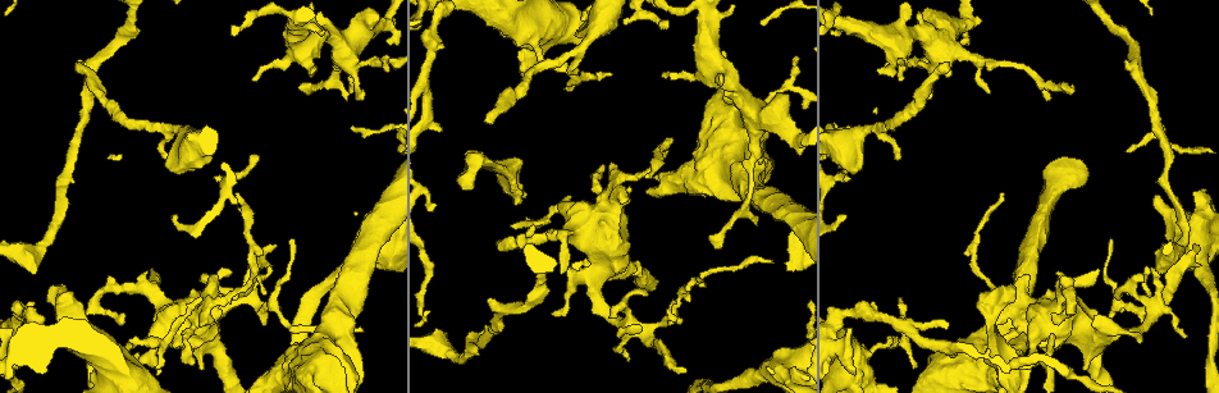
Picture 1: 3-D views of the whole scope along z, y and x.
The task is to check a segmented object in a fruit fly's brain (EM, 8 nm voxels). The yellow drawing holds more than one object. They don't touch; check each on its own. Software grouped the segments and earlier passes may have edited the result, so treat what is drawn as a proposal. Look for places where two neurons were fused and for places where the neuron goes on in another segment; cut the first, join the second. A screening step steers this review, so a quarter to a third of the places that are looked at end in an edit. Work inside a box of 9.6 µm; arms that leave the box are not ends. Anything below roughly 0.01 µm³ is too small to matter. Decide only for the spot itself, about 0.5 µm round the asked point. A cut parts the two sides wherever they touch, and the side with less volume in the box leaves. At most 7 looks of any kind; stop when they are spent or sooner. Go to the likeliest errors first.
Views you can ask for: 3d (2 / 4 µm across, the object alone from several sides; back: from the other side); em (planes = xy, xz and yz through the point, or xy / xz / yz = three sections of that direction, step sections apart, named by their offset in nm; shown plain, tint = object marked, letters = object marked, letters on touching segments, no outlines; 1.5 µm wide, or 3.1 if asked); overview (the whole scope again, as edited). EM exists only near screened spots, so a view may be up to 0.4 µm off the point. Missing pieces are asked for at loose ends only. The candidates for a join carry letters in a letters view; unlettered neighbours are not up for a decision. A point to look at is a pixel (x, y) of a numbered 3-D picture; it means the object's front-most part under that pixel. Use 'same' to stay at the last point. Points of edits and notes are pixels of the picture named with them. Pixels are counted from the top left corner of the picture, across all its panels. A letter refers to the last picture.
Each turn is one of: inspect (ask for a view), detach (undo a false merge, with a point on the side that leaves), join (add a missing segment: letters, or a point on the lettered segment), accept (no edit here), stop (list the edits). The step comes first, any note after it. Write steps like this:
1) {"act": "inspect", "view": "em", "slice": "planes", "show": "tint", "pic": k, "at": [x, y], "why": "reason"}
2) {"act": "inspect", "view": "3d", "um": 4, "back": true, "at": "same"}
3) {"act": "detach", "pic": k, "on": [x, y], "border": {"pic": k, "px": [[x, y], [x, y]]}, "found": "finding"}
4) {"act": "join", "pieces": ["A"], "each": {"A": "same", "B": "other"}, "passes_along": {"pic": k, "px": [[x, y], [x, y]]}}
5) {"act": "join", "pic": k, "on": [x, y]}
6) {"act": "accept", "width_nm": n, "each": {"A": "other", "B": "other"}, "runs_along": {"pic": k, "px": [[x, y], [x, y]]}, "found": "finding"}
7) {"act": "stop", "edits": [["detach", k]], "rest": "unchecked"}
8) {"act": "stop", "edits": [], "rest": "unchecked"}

{"act": "inspect", "view": "em", "slice": "planes", "show": "tint", "pic": 1, "at": [755, 223], "why": "thin end"}

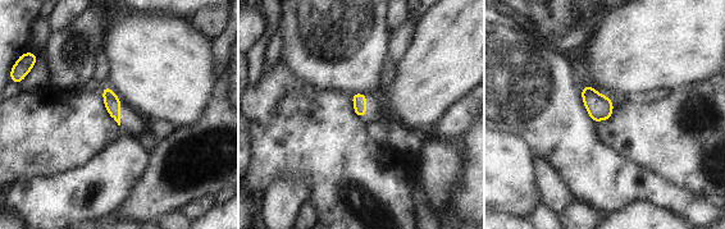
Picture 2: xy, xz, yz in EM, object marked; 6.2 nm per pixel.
{"act": "inspect", "view": "em", "slice": "planes", "show": "letters", "at": "same", "why": "see the neighbours"}

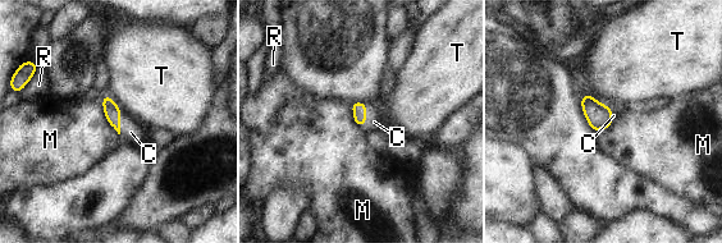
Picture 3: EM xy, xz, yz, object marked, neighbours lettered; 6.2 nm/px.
{"act": "join", "pieces": ["C"], "each": {"C": "same", "M": "other", "R": "other", "T": "other"}, "passes_along": {"pic": 3, "px": [[359, 109], [365, 117], [374, 122]]}, "found": "the neuron continues"}

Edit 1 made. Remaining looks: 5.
{"act": "inspect", "view": "em", "slice": "planes", "show": "letters", "pic": 1, "at": [603, 167]}

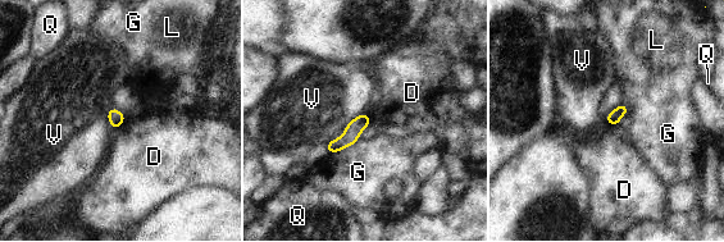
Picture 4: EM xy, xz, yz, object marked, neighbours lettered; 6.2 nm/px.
{"act": "accept", "longest_contact_nm": ["G", 220], "each": {"D": "other", "G": "other", "L": "other", "Q": "other", "V": "other"}, "found": "no lettered segment goes on from it"}

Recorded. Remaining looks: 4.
{"act": "inspect", "view": "3d", "um": 2, "back": true, "pic": 1, "at": [273, 306], "why": "three-way junction"}

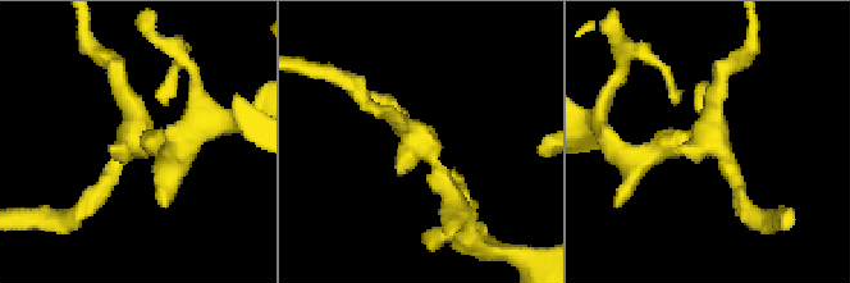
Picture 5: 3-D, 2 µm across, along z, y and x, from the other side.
{"act": "inspect", "view": "em", "slice": "yz", "step": 8, "show": "tint", "pic": 5, "at": [701, 141]}

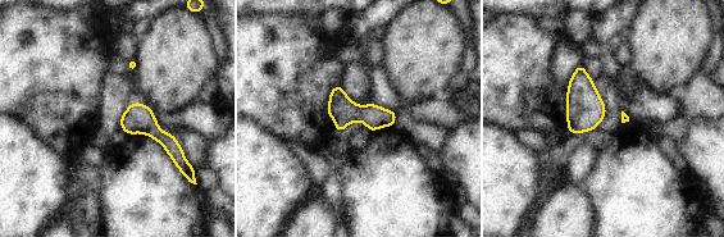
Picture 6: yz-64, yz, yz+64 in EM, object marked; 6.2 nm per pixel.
{"act": "inspect", "view": "em", "slice": "planes", "show": "letters", "at": "same"}

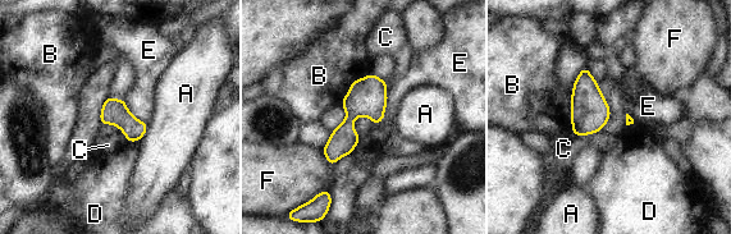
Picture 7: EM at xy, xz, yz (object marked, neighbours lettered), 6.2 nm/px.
{"act": "accept", "longest_contact_nm": ["B", 320], "each": {"A": "other", "B": "other", "C": "other", "D": "other", "E": "other", "F": "other"}, "border": {"pic": 7, "px": [[599, 131], [592, 134], [575, 136]]}, "found": "one neuron here"}

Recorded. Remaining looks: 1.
{"act": "stop", "edits": [["join", 3]], "rest": "unchecked"}

